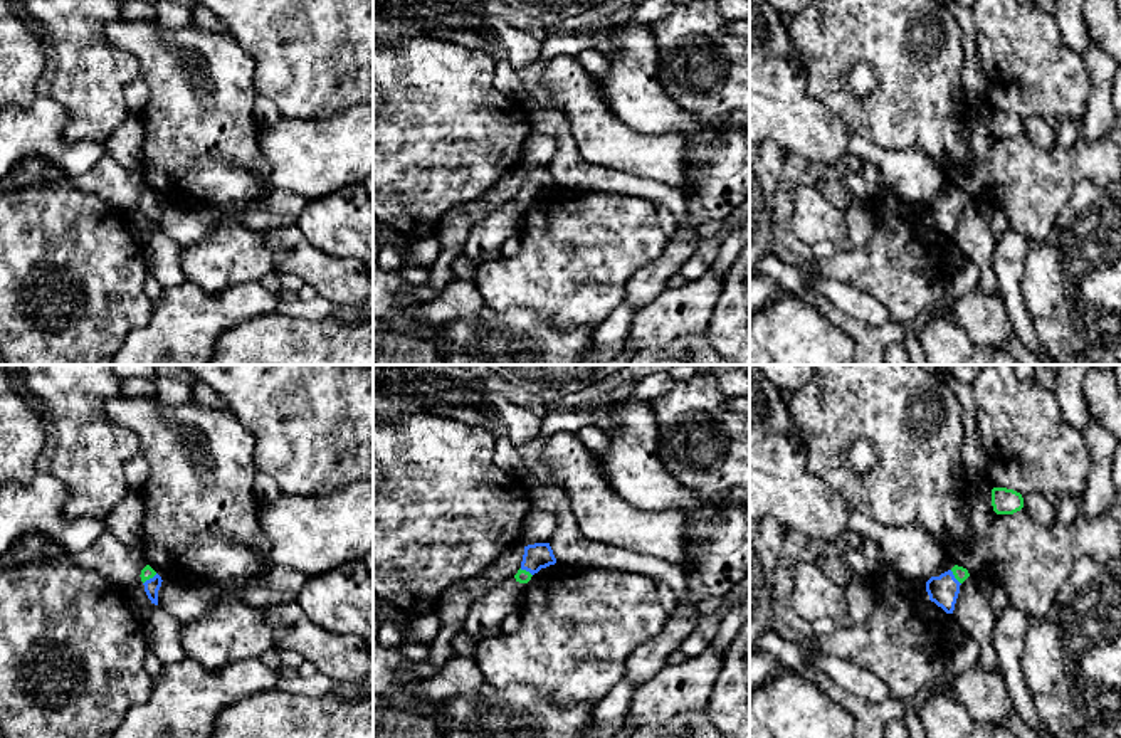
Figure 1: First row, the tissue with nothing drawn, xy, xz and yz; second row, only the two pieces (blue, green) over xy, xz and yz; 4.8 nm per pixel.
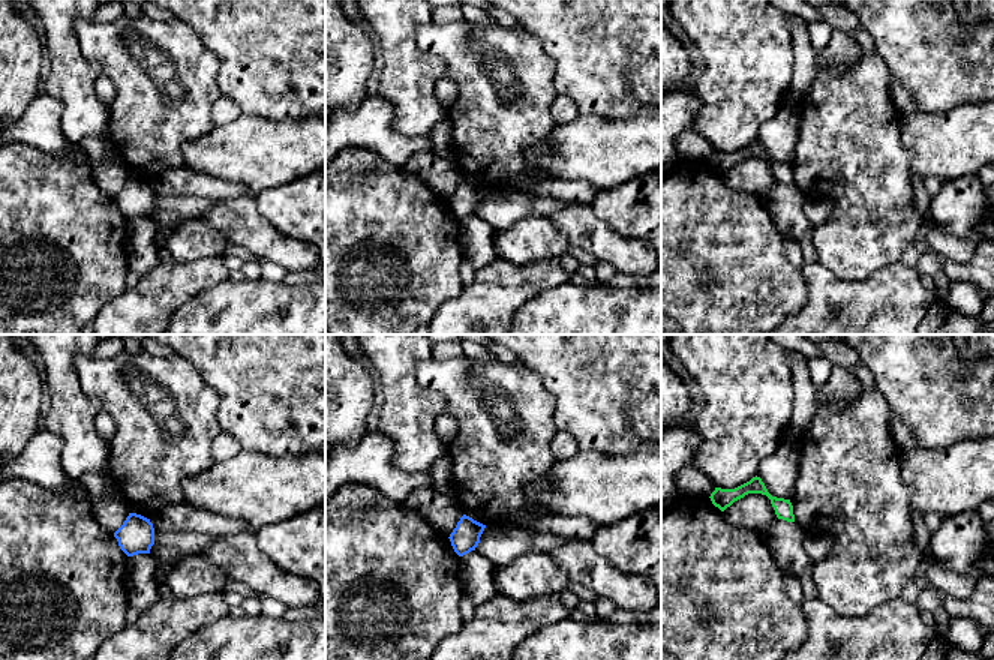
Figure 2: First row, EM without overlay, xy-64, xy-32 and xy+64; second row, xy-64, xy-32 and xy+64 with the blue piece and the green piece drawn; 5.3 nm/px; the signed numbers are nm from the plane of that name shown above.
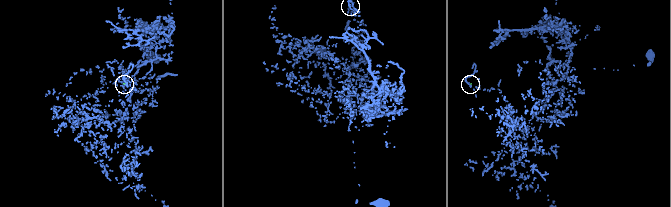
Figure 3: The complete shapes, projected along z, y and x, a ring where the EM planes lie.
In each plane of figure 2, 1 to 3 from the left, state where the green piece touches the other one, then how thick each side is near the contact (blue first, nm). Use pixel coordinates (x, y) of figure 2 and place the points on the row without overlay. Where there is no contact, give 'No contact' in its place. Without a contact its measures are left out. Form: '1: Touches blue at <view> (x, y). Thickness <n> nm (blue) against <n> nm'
1: No contact
2: No contact
3: No contact

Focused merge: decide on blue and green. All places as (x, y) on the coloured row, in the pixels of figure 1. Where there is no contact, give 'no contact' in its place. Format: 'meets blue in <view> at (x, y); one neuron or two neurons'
meets blue in xy at (150, 579); one neuron

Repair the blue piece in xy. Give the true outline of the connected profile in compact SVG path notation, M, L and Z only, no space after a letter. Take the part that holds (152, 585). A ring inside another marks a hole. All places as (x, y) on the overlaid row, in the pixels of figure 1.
M146 565L141 570L141 582L145 585L145 592L148 595L148 598L151 600L151 604L158 605L158 590L161 587L161 577L150 567Z

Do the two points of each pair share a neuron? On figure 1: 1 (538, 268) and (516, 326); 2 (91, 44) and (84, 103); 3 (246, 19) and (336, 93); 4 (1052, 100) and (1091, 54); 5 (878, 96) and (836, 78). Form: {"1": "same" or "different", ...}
{"1": "different", "2": "same", "3": "same", "4": "different", "5": "same"}

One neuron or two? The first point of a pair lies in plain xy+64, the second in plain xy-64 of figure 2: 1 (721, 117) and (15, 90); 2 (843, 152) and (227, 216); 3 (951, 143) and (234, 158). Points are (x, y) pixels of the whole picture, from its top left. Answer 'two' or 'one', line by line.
1: two
2: two
3: one

